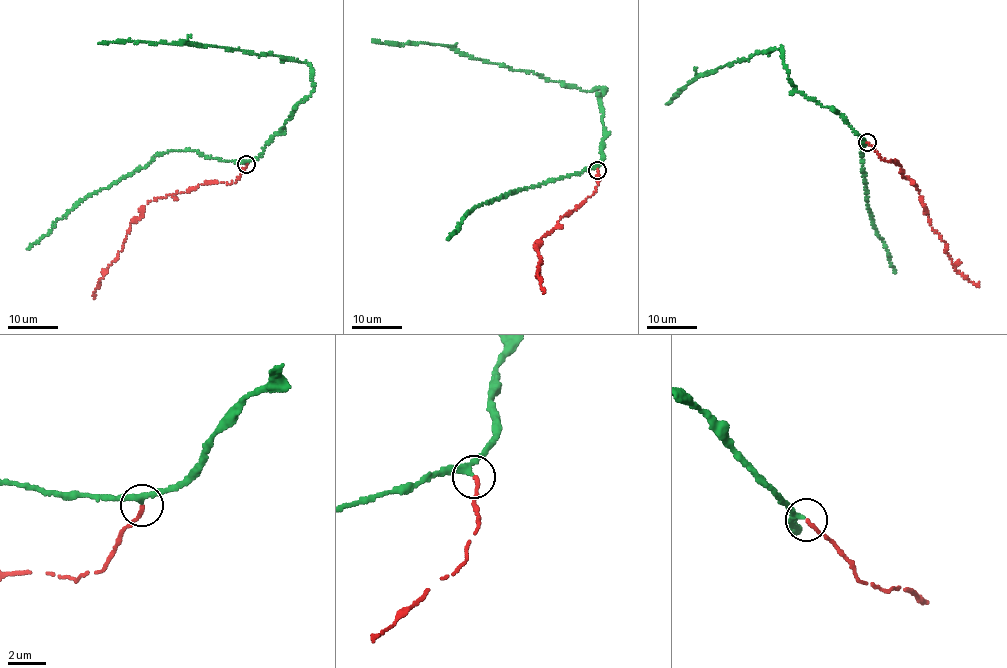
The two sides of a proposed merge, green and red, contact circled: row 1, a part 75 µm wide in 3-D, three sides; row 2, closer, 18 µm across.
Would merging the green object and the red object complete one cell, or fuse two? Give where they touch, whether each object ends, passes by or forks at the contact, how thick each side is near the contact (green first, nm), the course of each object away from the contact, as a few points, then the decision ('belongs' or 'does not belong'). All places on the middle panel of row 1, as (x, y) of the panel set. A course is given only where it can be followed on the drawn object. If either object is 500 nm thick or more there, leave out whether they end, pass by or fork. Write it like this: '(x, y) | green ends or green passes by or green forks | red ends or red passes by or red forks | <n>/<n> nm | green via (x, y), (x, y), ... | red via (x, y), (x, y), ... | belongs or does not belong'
(597, 170) | green passes by | red ends | 280/240 nm | green via (596, 169), (605, 136), (599, 97), (606, 89), (564, 86), (532, 72), (471, 59), (448, 45), (372, 41) | red via (596, 169), (598, 183), (595, 192), (564, 214), (535, 248), (541, 258), (538, 272), (544, 292) | belongs

